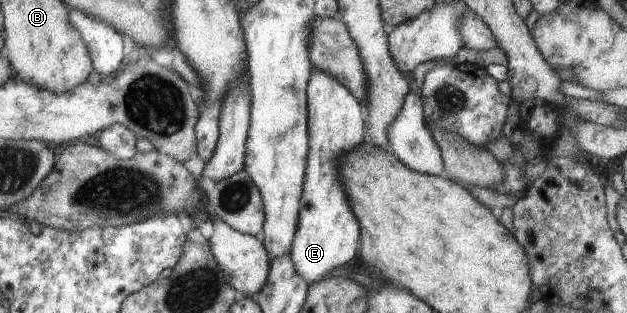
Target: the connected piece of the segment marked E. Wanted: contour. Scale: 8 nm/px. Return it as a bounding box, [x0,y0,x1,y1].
[288,73,363,284]

